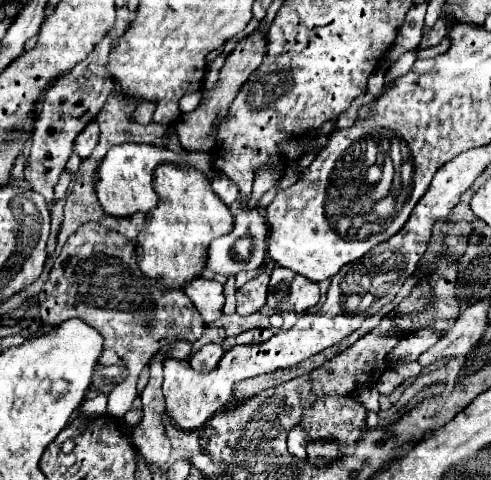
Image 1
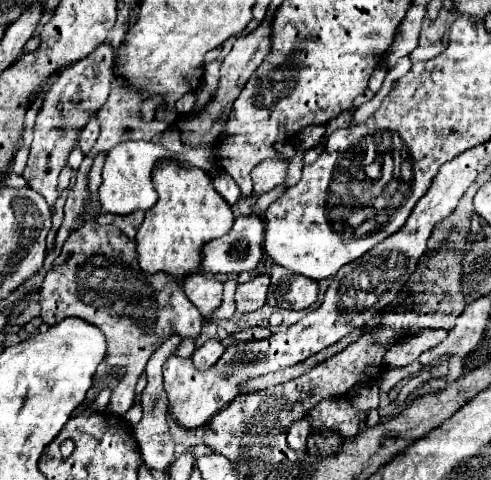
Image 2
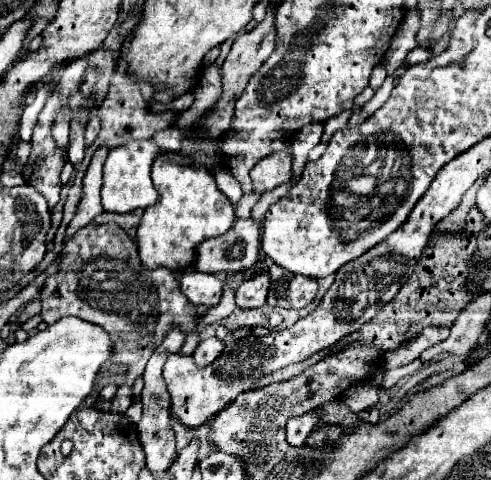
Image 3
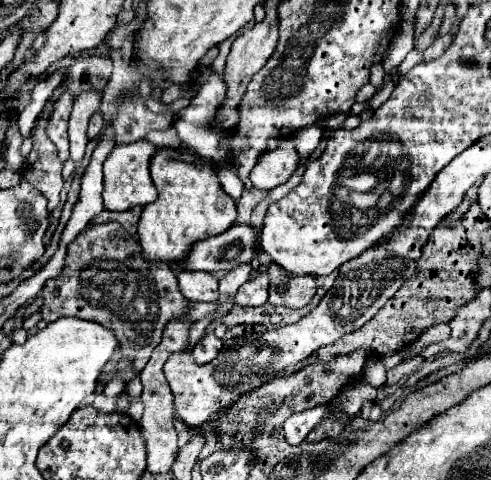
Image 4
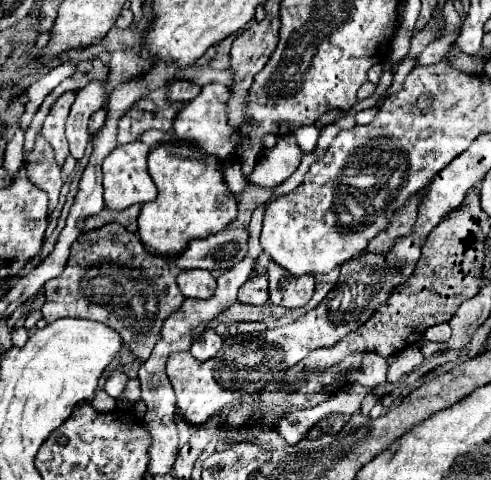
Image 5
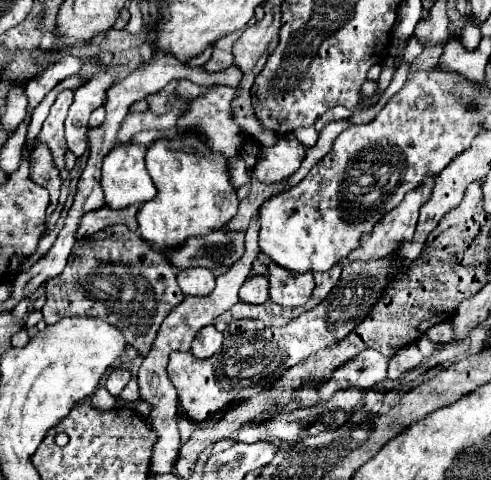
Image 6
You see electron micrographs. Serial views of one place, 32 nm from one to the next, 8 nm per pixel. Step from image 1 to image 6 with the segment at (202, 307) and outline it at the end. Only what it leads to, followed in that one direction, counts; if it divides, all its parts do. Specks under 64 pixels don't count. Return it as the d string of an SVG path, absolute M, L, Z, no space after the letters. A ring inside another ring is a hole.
M188 268L178 272L178 284L184 296L208 296L216 286L216 278L208 268Z

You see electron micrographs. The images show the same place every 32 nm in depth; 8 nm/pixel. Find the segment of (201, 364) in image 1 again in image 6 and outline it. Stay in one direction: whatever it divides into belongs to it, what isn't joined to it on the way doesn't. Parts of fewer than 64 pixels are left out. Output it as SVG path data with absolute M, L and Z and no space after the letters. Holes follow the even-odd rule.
M204 326L204 328L196 334L190 352L192 352L196 358L200 358L200 360L210 358L210 356L214 356L214 354L220 350L222 340L224 340L224 334L222 334L222 332L218 332L214 326Z

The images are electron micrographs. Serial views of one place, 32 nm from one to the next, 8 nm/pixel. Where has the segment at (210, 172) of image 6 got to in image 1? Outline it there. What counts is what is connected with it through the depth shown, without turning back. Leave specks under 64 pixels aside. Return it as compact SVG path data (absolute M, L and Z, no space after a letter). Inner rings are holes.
M160 164L154 172L154 190L160 196L158 208L148 212L146 222L142 232L138 234L136 240L136 260L138 268L146 278L150 278L154 284L160 284L162 290L174 290L174 288L184 288L190 280L202 276L202 270L208 260L208 246L214 238L230 234L232 232L232 214L228 206L222 204L222 200L214 194L210 182L206 176L198 170L184 170L176 164Z

